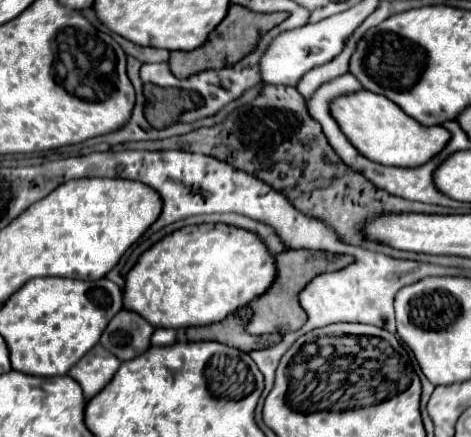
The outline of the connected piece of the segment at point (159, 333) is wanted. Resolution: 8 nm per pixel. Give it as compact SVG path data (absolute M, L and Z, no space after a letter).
M156 329L152 335L152 345L172 345L176 343L176 331L174 329Z

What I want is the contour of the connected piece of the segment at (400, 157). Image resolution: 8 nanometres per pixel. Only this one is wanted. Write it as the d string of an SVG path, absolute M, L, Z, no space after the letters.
M370 91L344 95L344 99L332 103L332 115L336 117L340 129L346 133L350 143L364 157L390 167L420 167L436 157L452 137L450 131L442 125L420 125L416 119L406 115L394 101Z

